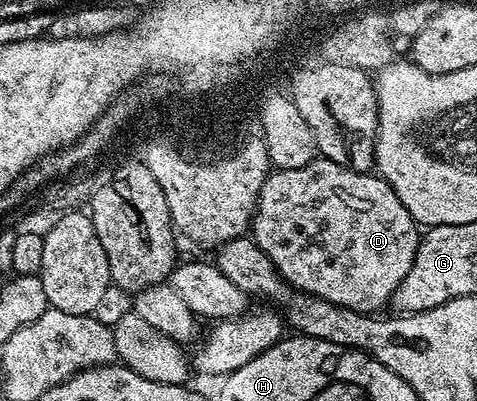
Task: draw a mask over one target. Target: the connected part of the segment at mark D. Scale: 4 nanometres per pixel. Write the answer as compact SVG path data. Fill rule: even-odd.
M319 156L316 157L314 162L305 164L305 168L275 170L268 173L265 184L259 193L259 203L255 205L253 237L255 244L261 247L265 252L265 256L269 256L269 260L275 265L275 270L278 272L279 277L288 286L296 290L302 290L305 294L311 294L314 298L323 298L326 302L332 302L338 306L347 306L350 310L375 312L378 311L375 309L382 302L386 303L390 299L396 287L399 286L403 277L406 276L415 259L415 249L419 247L421 234L417 229L415 219L411 217L411 213L405 208L405 204L401 204L401 200L391 191L390 186L382 178L374 173L359 174L355 170L351 170L347 164L331 162L330 159Z

